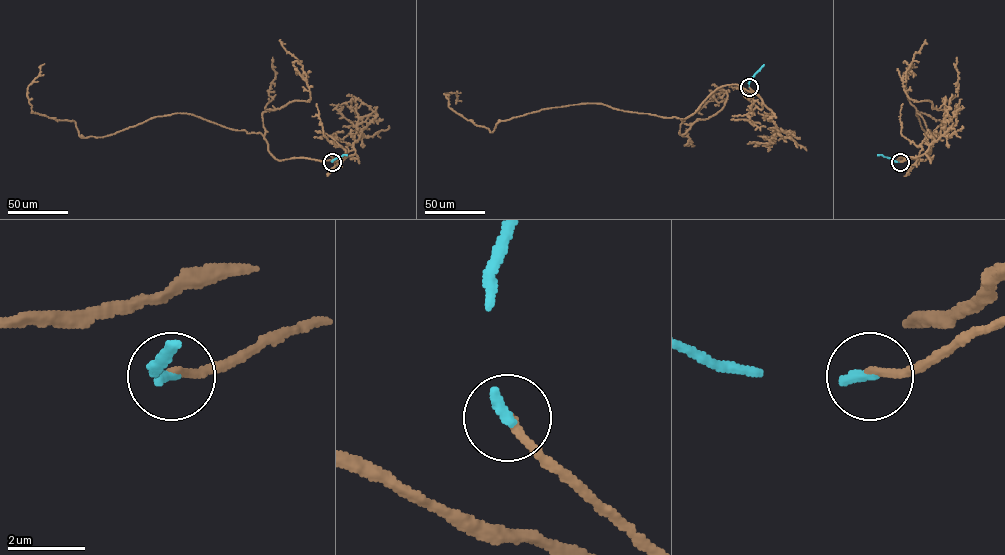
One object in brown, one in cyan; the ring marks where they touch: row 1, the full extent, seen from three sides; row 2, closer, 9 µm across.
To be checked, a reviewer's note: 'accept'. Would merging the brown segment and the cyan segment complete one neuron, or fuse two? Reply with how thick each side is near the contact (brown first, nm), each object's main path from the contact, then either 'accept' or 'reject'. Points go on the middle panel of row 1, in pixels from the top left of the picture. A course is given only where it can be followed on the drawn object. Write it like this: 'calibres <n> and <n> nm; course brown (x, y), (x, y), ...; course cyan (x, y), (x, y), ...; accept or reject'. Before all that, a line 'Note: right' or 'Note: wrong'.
Note: wrong
calibres 200 and 280 nm; course brown (749, 87), (718, 87), (685, 118), (587, 103), (491, 132), (444, 93), (461, 101); course cyan (749, 87), (751, 79), (764, 64); reject

